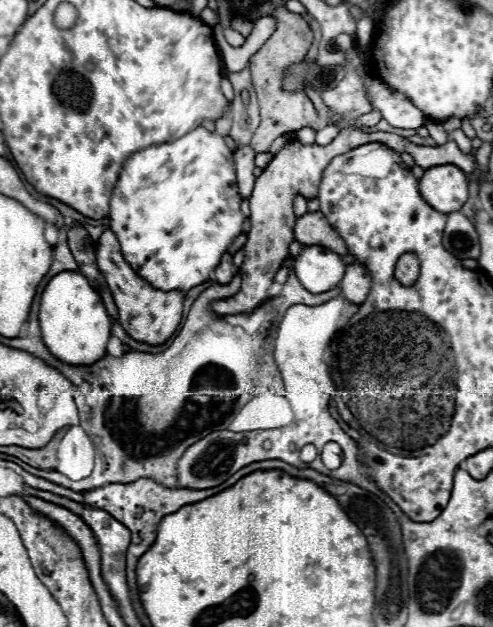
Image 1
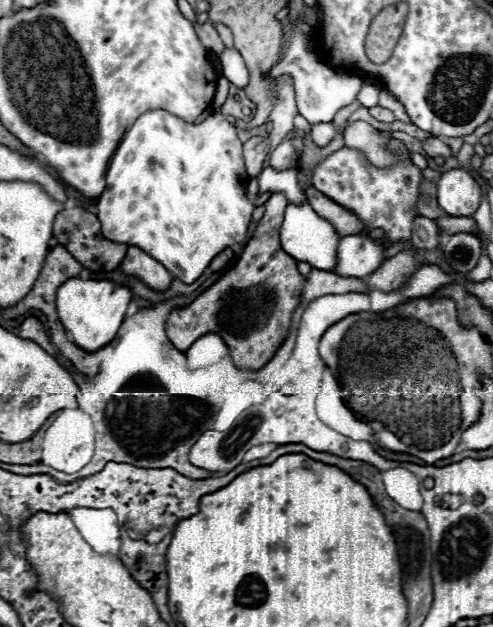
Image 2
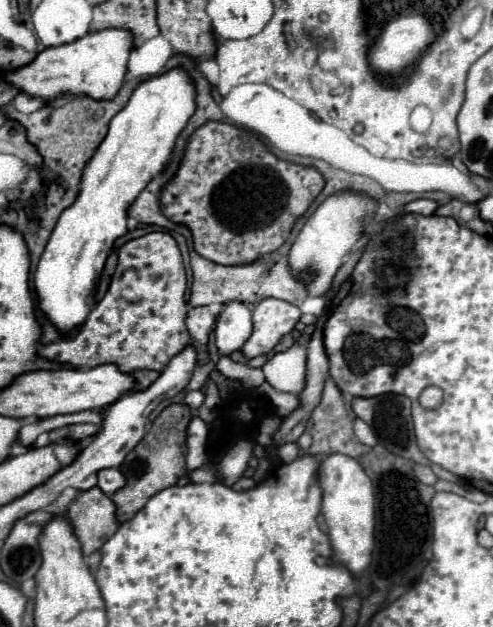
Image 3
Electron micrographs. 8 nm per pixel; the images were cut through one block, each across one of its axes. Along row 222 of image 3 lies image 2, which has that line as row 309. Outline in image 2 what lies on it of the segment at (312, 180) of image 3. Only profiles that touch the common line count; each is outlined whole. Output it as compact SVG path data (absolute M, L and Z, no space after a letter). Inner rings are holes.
M272 194L264 204L264 218L258 222L256 232L246 244L236 266L202 292L190 306L170 312L166 334L178 350L188 350L202 334L216 332L226 340L238 368L260 370L268 364L288 334L290 318L300 302L304 284L304 276L300 276L296 260L288 256L278 242L286 206L288 202L283 194Z

